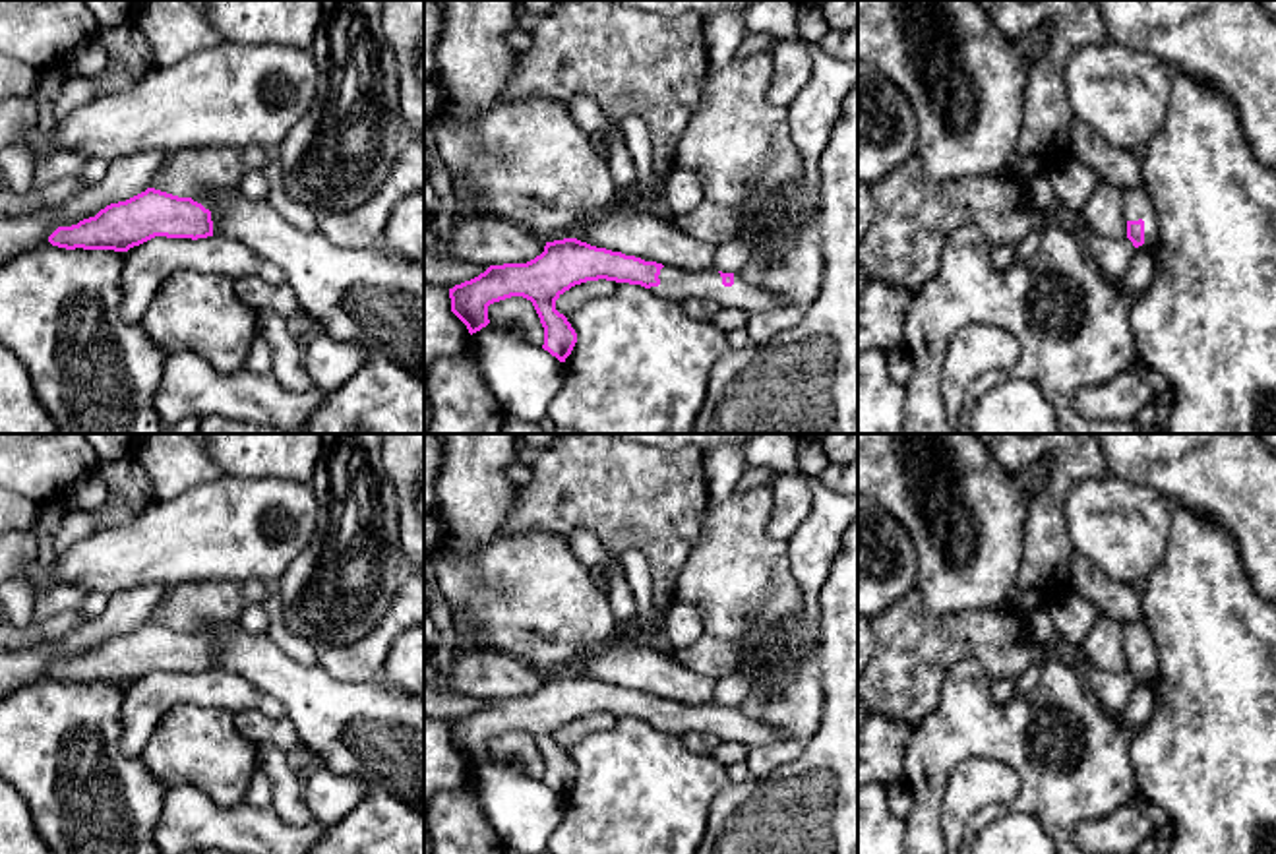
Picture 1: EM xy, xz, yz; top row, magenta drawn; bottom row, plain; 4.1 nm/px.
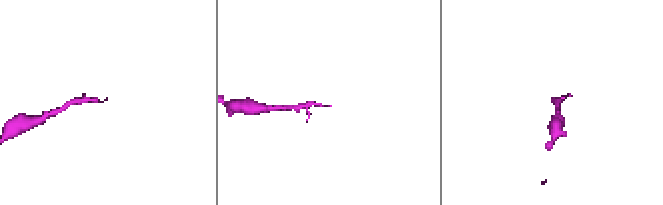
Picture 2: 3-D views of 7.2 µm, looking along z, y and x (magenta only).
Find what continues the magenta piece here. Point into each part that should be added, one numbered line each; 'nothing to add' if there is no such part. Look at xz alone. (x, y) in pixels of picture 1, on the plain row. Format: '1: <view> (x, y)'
1: xz (676, 719)

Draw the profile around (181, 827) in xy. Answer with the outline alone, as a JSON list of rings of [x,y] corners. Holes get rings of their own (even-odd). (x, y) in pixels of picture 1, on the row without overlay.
[[[180,784],[167,790],[153,839],[161,854],[308,854],[323,833],[325,827],[318,821],[292,827],[271,806],[246,802],[227,809],[194,784]]]

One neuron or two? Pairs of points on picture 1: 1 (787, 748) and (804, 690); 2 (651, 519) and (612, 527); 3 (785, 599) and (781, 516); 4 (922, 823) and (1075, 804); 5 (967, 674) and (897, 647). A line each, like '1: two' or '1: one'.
1: two
2: one
3: two
4: one
5: two

